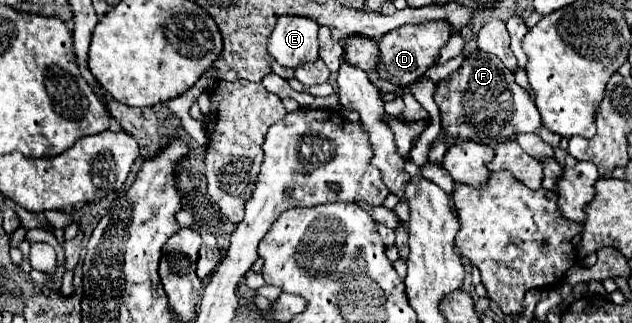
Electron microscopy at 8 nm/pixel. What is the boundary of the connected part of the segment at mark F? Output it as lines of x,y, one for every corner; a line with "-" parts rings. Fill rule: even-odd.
481,51
471,53
455,73
437,85
435,103
441,111
445,145
451,145
459,137
493,145
517,133
537,133
541,129
541,115
529,93
515,83
513,73
501,63
501,59

